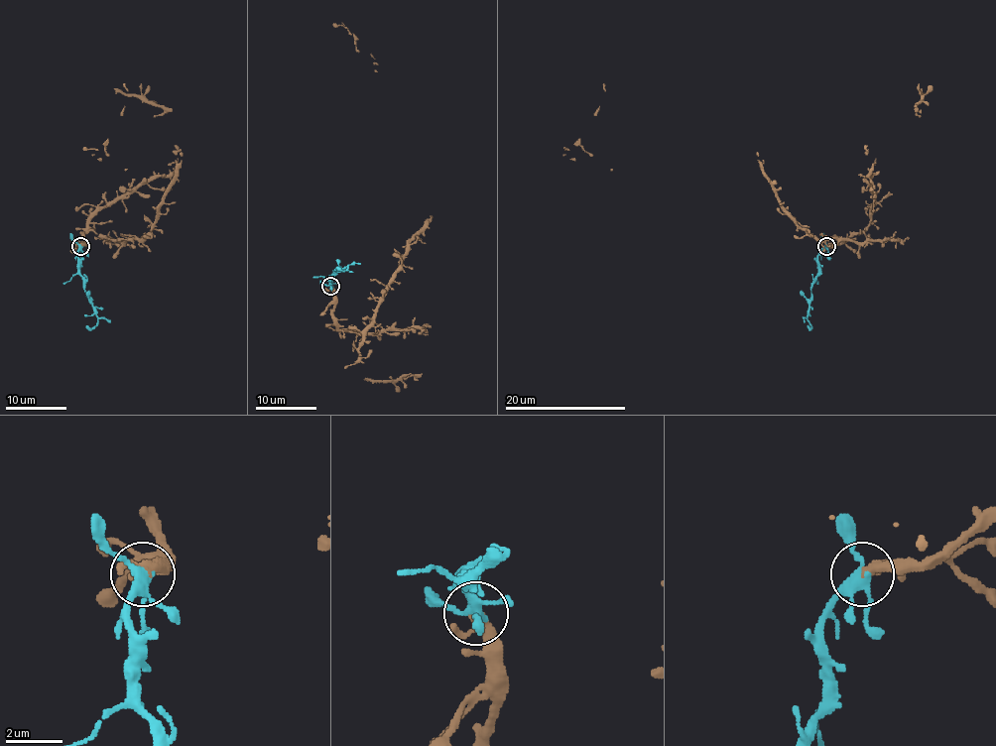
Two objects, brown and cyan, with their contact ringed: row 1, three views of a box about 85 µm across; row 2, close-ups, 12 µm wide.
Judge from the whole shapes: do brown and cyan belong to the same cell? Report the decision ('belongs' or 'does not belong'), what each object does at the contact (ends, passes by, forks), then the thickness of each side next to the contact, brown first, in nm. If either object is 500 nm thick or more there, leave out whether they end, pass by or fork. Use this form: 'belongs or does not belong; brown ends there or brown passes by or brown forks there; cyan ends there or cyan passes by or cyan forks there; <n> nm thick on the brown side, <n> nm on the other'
belongs; brown passes by; cyan forks there; 320 nm thick on the brown side, 280 nm on the other

